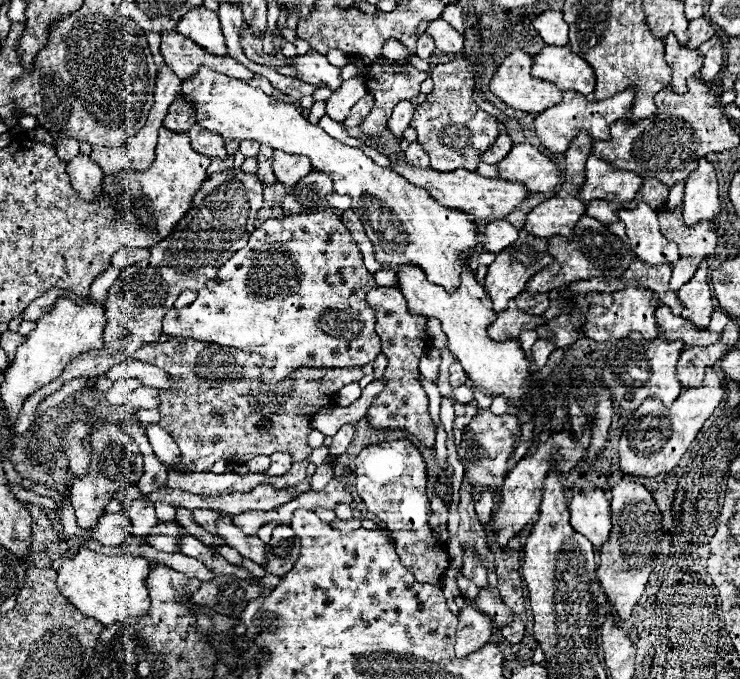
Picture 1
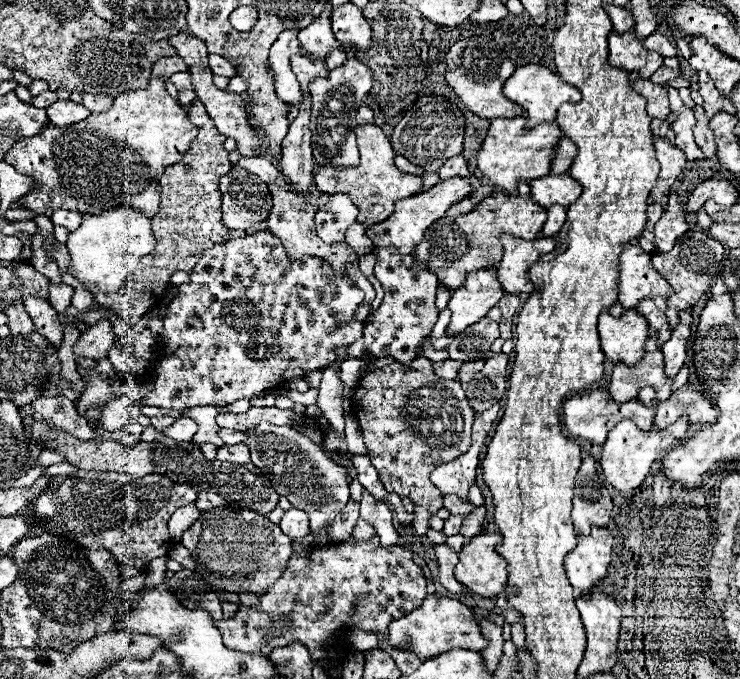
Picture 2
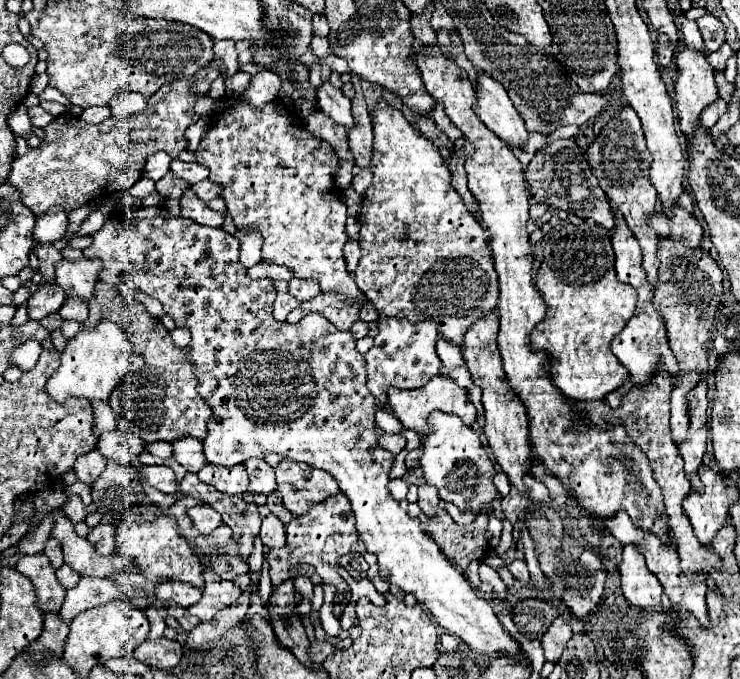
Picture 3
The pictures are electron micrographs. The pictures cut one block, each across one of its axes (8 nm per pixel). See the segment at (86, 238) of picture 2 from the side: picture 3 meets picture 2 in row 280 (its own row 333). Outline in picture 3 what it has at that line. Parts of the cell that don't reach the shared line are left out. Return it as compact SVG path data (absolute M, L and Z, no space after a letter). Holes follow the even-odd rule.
M102 320L94 330L82 330L76 338L68 340L66 350L62 352L58 370L46 382L46 392L58 402L64 404L68 398L86 398L86 400L104 400L108 402L116 384L124 378L130 366L130 342L124 330L110 320Z

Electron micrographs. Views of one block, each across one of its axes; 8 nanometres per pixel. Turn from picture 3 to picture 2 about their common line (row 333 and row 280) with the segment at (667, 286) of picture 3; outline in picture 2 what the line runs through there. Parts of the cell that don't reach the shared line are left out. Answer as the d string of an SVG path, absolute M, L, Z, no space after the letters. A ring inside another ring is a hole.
M688 230L684 236L680 236L674 244L674 248L666 254L654 254L652 256L652 266L668 280L668 284L676 290L674 296L668 298L668 308L666 308L666 316L668 316L668 324L676 326L676 314L692 308L710 288L716 272L720 270L720 262L724 256L724 248L722 244L716 244L716 240L712 240L708 236L708 230Z

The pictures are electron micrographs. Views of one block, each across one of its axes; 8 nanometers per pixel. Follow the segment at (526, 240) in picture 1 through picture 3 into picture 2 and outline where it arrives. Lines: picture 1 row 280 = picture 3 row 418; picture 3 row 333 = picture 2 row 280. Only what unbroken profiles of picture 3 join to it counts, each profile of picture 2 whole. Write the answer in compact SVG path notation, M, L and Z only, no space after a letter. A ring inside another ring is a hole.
M496 268L476 270L466 276L466 284L452 292L452 298L448 302L452 318L446 334L458 336L464 328L480 322L488 314L488 310L500 302L502 296L504 290L498 282Z

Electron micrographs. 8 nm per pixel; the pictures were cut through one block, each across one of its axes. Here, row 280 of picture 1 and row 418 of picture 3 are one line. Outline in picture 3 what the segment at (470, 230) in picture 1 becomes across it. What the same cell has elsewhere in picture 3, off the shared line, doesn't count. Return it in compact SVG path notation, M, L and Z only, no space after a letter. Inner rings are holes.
M436 412L428 422L432 426L432 432L422 442L424 458L420 462L426 482L438 488L440 500L452 502L454 506L458 506L460 512L490 516L494 512L490 504L492 500L498 498L498 490L492 484L496 470L480 442L480 436L470 426L466 426L458 416L452 414Z

